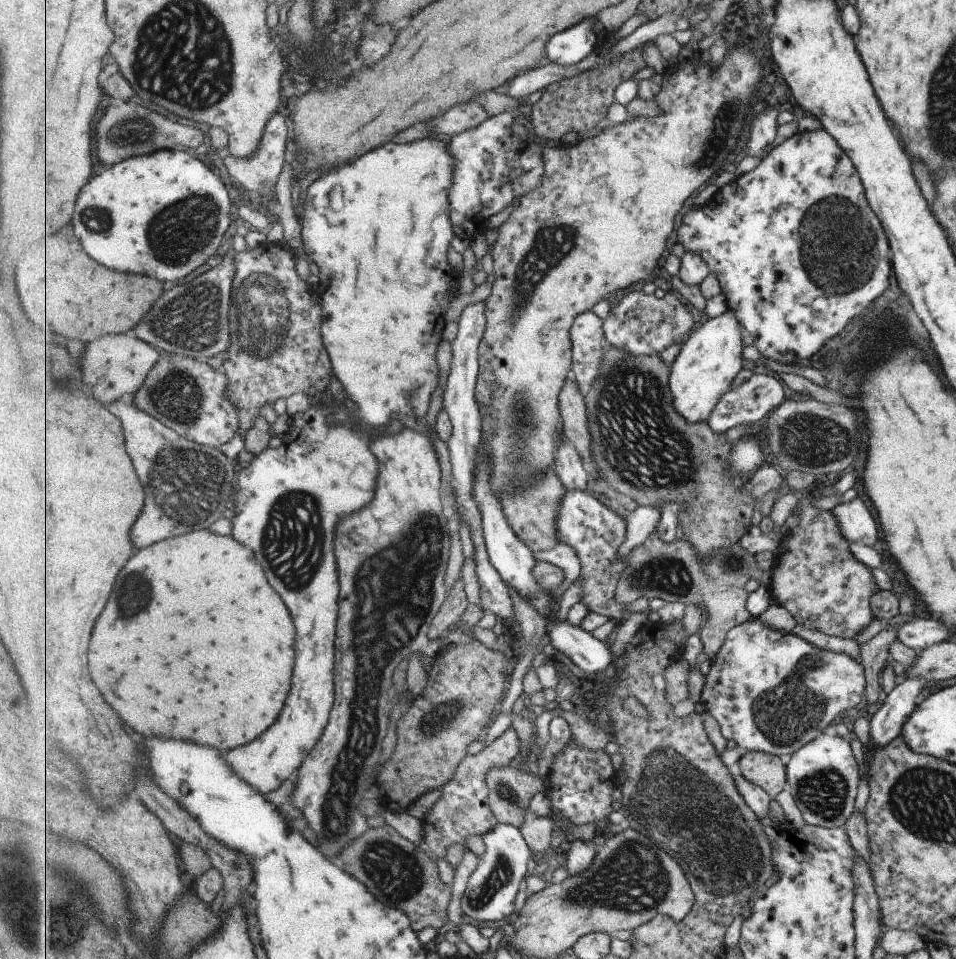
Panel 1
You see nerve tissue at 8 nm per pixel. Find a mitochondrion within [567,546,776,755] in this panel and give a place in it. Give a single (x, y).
(666, 574)

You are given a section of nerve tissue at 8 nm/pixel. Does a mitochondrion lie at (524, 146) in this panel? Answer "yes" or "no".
no

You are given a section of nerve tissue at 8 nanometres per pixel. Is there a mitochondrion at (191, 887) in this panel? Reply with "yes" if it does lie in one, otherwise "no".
no

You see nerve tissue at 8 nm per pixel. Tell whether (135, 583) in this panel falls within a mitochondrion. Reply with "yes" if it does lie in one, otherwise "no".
yes

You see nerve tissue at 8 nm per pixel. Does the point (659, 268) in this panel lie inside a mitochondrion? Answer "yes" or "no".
no

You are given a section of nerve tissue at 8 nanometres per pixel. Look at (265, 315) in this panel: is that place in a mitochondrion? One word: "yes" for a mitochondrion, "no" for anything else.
yes

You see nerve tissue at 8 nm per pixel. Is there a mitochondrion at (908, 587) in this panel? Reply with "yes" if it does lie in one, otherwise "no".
no

